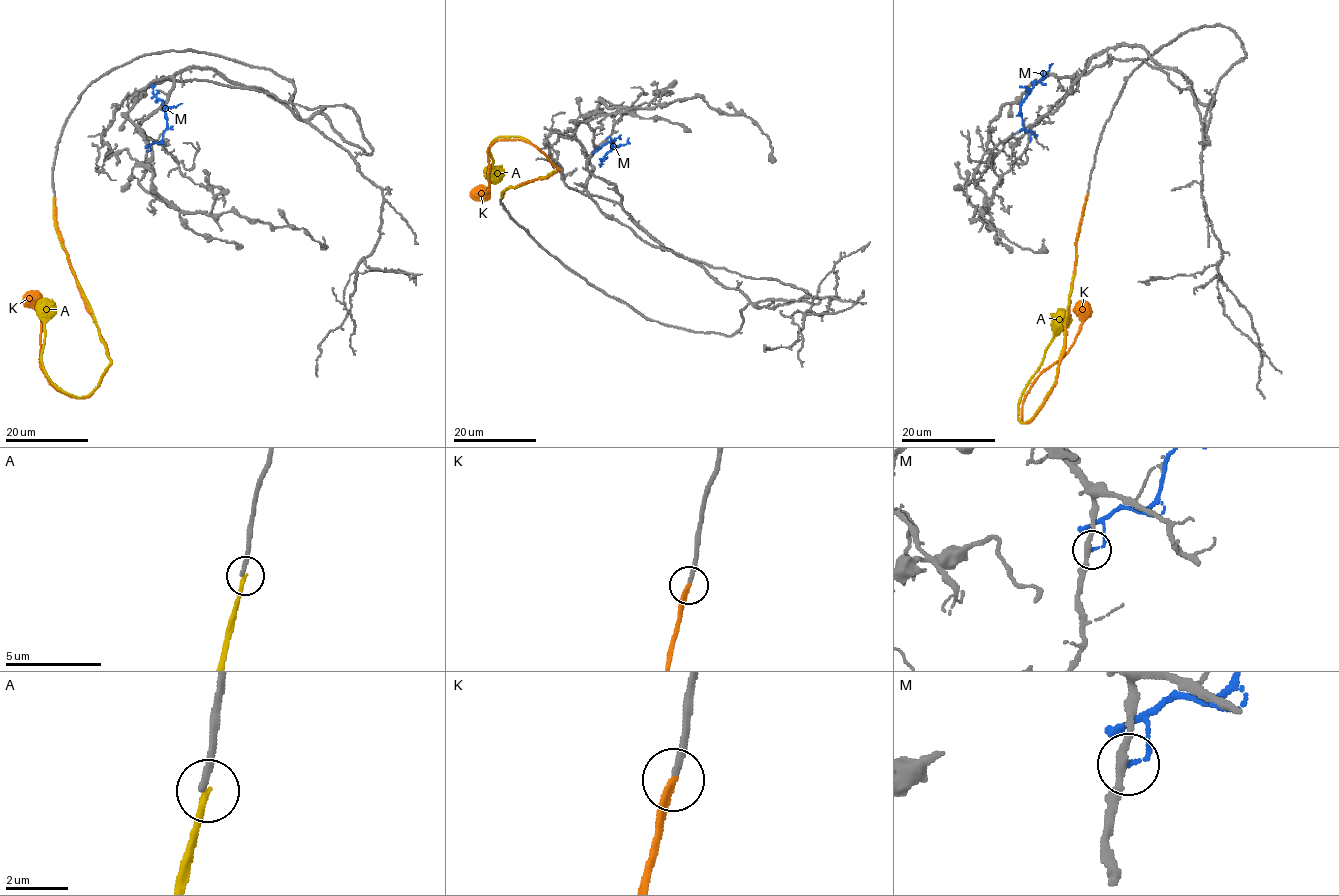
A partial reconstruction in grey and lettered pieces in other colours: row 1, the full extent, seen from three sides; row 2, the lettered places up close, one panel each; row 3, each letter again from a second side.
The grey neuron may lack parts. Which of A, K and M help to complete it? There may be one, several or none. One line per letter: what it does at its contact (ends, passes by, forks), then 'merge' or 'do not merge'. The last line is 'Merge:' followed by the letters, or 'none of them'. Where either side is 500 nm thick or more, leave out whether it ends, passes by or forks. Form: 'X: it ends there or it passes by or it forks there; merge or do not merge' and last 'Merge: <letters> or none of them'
A: it ends there; do not merge
K: it ends there; merge
M: it ends there; do not merge
Merge: K

